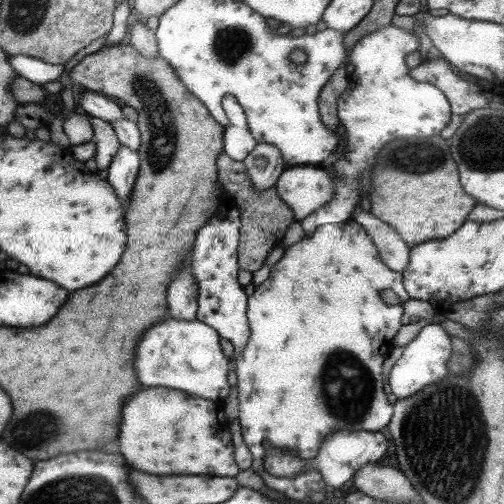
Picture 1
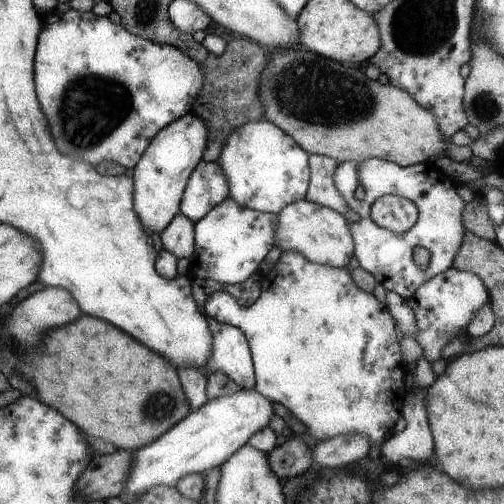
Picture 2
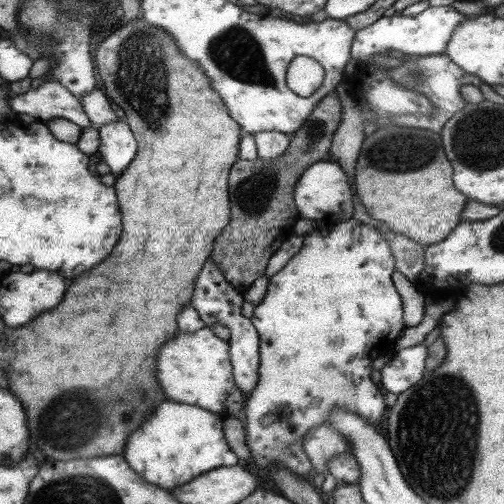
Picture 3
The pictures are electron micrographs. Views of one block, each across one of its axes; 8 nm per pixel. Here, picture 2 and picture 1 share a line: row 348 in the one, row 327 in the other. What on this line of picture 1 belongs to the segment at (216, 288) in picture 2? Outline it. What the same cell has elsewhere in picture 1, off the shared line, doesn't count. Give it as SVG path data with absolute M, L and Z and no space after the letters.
M217 188L217 214L197 232L193 252L189 256L191 278L197 284L197 320L213 328L221 338L229 340L235 348L231 360L237 360L243 348L249 342L251 330L247 320L247 300L249 296L243 292L245 288L237 282L239 264L237 264L237 246L239 246L239 212L231 196L225 190Z

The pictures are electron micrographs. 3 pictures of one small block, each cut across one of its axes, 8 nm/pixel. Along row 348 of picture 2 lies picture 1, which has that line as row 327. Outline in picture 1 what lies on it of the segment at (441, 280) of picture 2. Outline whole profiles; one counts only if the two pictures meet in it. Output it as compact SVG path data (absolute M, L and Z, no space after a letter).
M427 324L421 328L421 332L417 334L417 338L413 342L409 342L407 346L403 346L403 354L401 358L393 364L391 374L389 374L389 390L397 396L397 398L407 398L413 392L421 390L423 386L427 386L429 382L439 382L447 376L447 360L449 360L449 352L451 352L451 344L449 344L449 334L445 334L445 330L441 328L441 324Z

